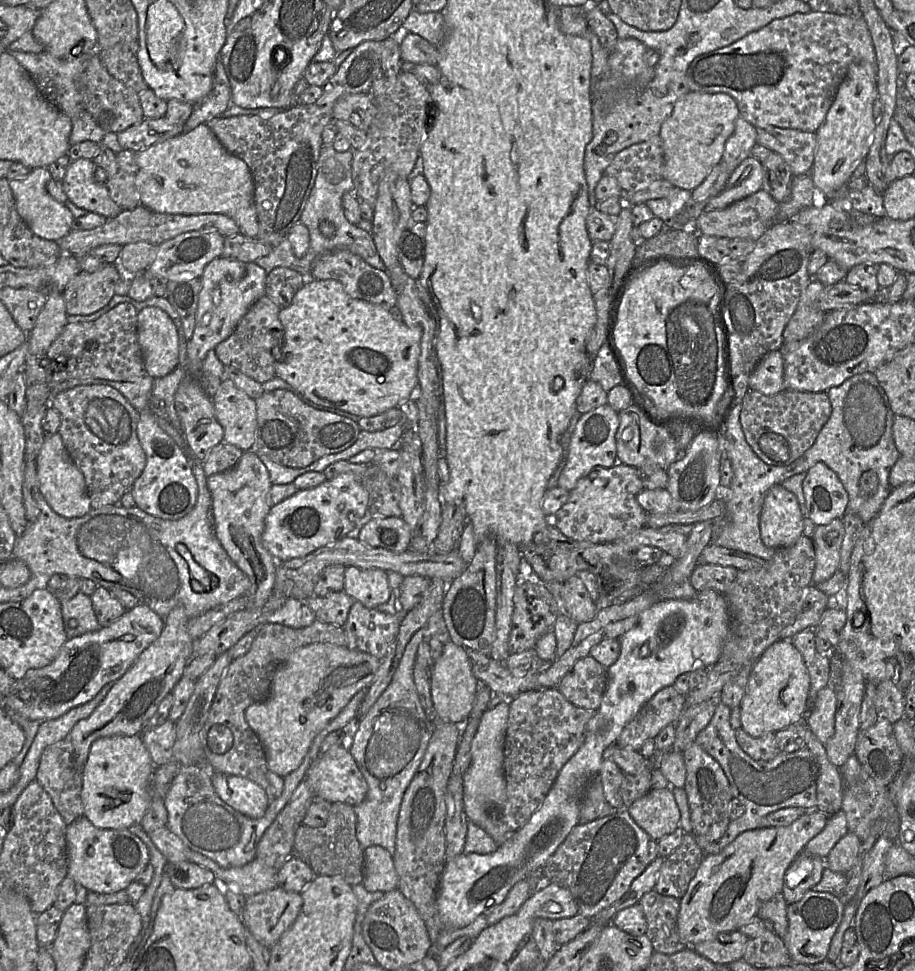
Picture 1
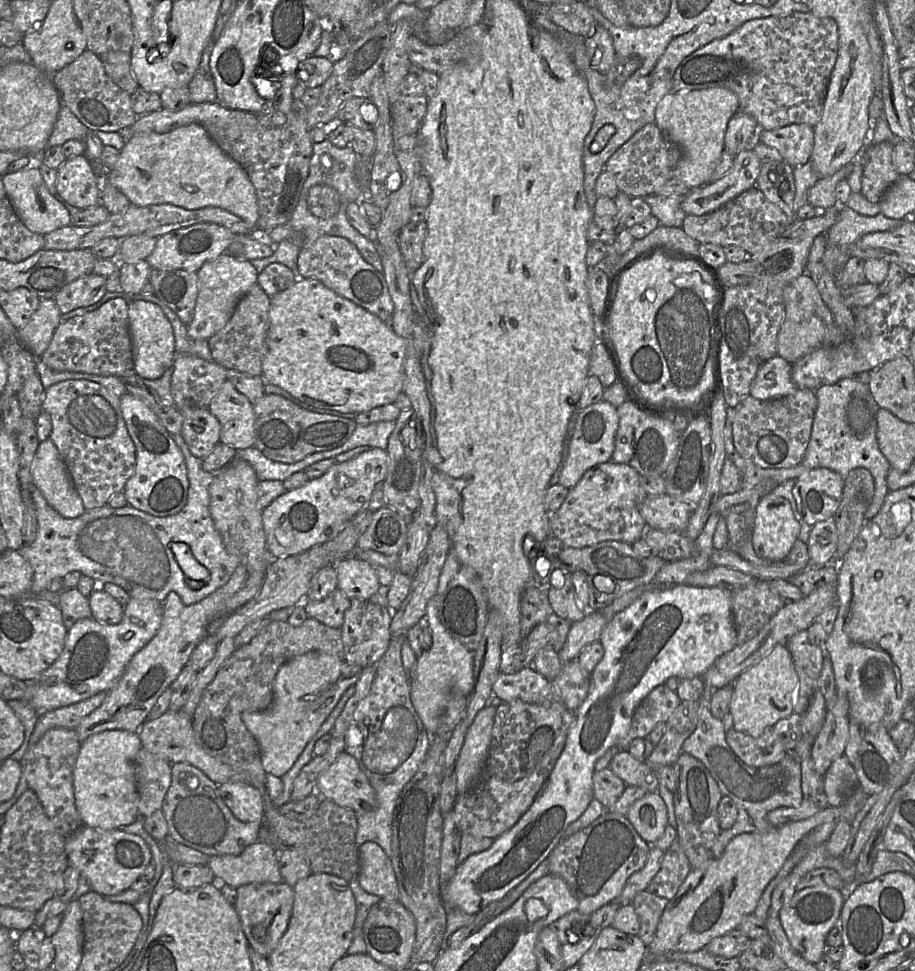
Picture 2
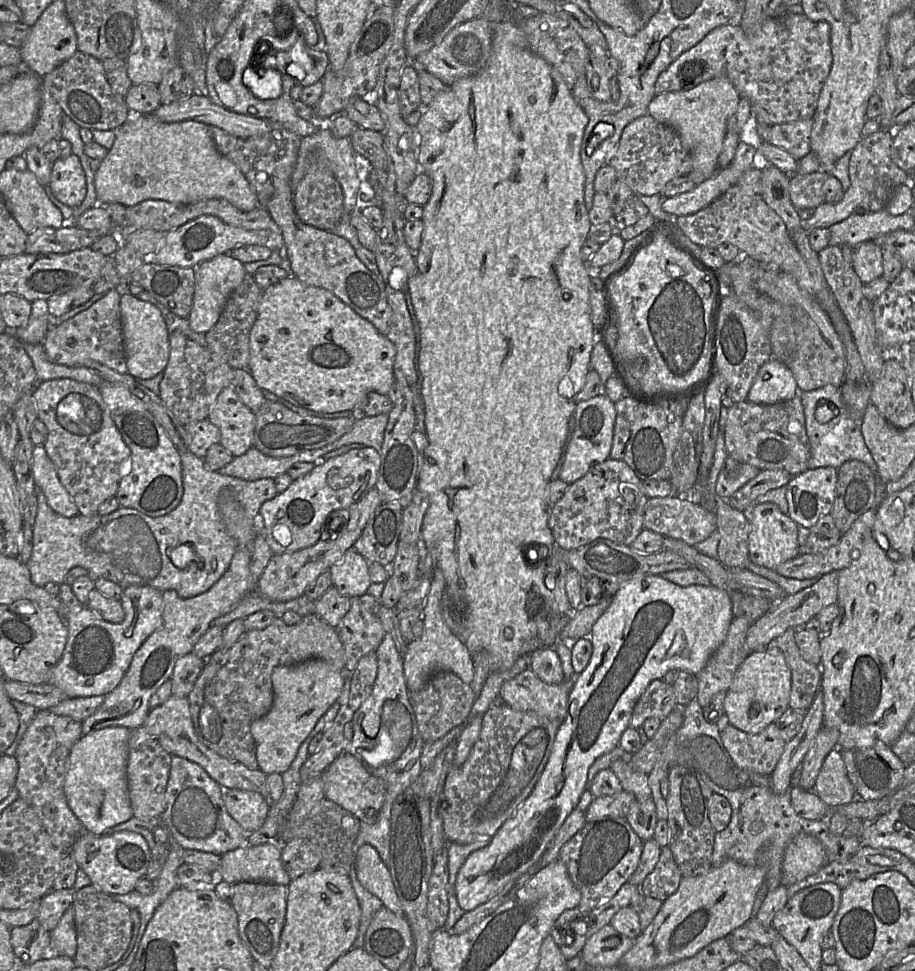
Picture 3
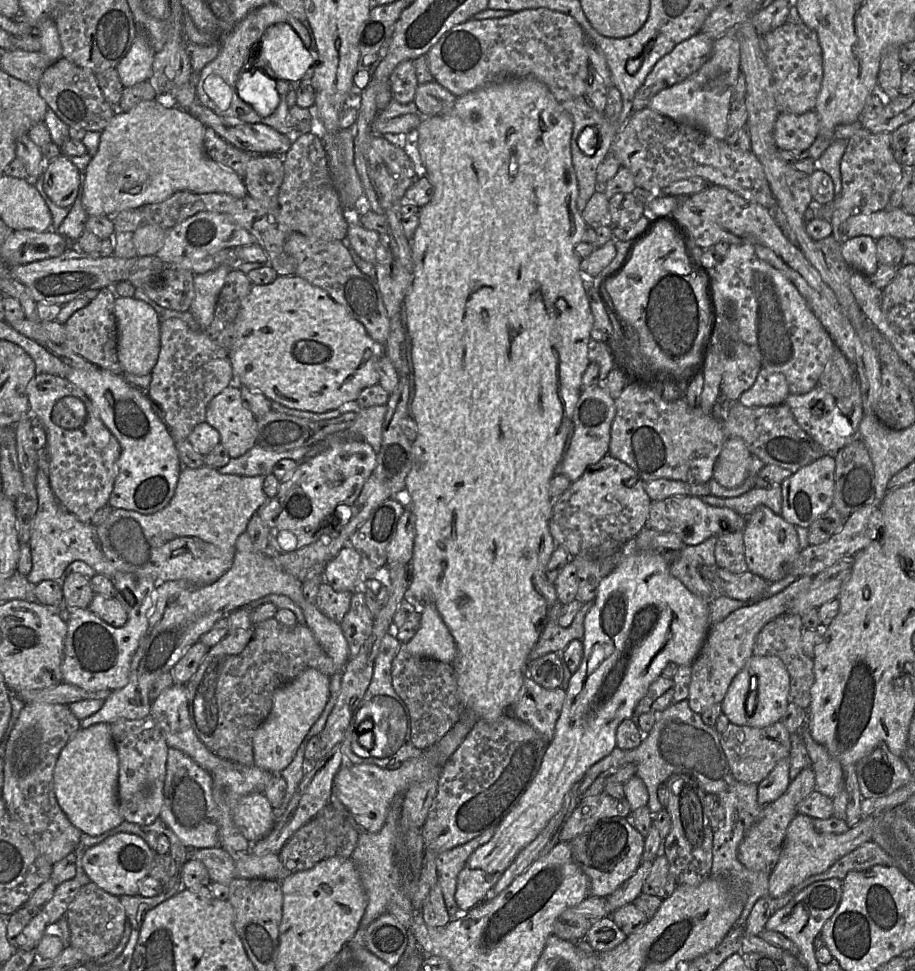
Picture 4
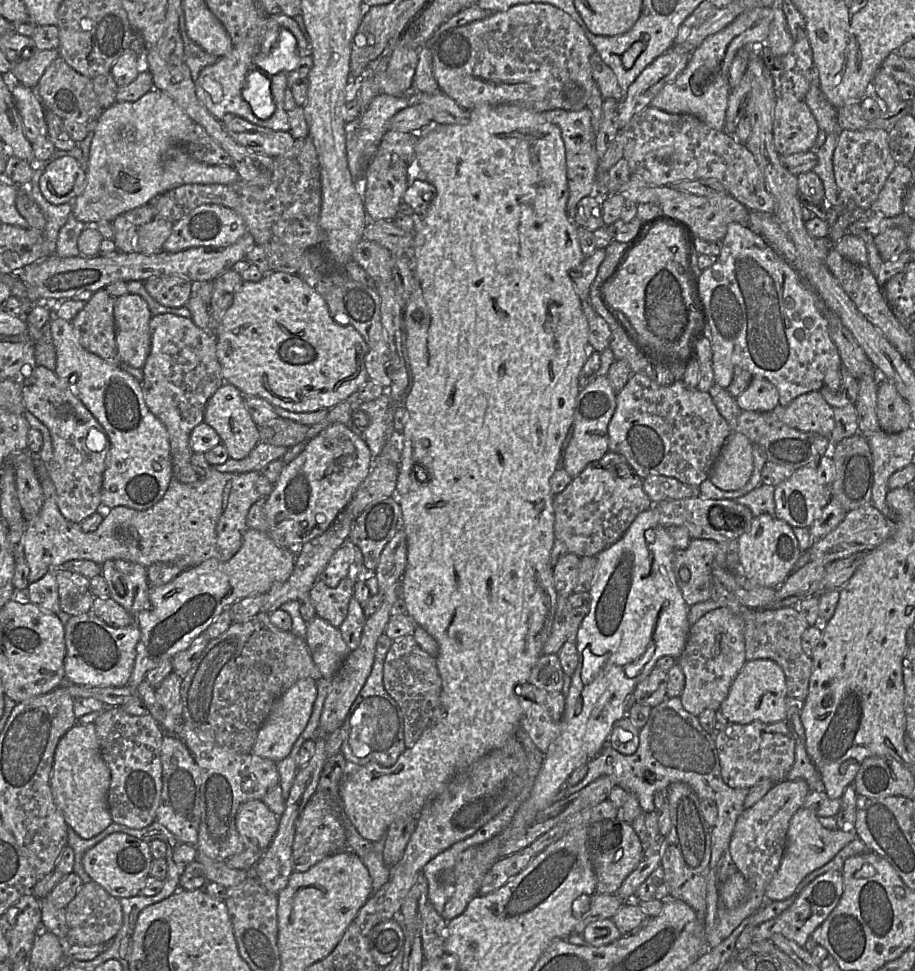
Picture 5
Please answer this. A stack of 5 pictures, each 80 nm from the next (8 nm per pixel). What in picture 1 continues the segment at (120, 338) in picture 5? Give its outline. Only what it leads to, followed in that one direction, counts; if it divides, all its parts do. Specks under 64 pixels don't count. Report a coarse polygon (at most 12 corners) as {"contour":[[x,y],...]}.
{"contour":[[160,308],[138,311],[146,376],[178,367],[177,329]]}

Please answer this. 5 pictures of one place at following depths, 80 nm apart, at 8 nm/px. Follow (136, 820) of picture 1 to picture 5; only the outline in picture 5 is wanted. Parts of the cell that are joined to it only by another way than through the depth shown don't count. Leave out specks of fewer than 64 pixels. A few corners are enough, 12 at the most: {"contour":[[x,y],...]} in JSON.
{"contour":[[94,723],[57,744],[50,788],[66,824],[92,838],[113,823],[110,770]]}

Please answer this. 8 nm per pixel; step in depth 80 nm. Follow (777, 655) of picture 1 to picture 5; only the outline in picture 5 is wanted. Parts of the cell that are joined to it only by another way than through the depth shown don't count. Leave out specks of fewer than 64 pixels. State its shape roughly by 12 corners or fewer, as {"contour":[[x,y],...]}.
{"contour":[[747,661],[720,712],[729,723],[786,722],[783,669]]}

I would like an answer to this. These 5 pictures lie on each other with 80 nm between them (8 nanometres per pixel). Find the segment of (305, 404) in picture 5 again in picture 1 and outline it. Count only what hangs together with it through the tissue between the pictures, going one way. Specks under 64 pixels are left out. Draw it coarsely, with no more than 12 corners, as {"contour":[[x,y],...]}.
{"contour":[[305,283],[275,377],[370,417],[418,385],[422,329]]}

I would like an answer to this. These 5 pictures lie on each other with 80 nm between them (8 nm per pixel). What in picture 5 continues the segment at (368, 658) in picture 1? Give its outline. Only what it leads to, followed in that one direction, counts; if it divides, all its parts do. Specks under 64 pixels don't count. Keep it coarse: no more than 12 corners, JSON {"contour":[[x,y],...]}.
{"contour":[[298,680],[274,703],[252,753],[286,758],[308,724],[316,680]]}

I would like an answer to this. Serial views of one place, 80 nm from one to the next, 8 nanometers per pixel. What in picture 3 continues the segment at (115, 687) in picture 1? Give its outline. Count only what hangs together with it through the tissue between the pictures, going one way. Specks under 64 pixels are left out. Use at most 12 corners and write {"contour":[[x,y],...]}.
{"contour":[[238,547],[206,592],[162,592],[162,624],[82,734],[135,729],[176,662],[252,590]]}

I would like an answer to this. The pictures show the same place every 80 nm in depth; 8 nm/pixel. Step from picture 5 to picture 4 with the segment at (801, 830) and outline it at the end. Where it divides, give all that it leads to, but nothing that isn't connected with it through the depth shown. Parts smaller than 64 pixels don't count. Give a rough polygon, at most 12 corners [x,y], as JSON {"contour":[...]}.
{"contour":[[812,817],[790,822],[769,896],[782,897],[827,870],[873,834],[863,818],[841,834]]}

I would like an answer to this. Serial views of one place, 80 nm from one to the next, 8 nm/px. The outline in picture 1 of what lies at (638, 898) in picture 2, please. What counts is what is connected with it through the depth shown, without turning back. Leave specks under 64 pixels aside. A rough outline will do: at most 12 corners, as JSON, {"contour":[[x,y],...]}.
{"contour":[[652,890],[638,904],[654,952],[687,948],[677,930],[678,898]]}

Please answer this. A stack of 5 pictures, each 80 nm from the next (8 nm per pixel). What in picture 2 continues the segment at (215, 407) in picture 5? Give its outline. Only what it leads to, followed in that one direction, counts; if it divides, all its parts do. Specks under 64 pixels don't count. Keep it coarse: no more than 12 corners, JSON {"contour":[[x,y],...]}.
{"contour":[[226,380],[209,411],[220,442],[254,446],[253,404]]}

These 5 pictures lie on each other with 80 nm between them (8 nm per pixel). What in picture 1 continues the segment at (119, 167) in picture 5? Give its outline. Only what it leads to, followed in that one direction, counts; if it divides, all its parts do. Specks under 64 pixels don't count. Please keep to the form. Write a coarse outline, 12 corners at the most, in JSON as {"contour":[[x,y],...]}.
{"contour":[[205,123],[138,151],[140,205],[258,237],[250,169]]}

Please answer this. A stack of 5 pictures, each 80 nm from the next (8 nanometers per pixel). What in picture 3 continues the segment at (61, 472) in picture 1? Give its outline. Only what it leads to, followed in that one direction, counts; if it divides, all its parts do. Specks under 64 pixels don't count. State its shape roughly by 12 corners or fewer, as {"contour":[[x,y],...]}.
{"contour":[[44,445],[34,447],[32,472],[48,505],[64,517],[79,514]]}

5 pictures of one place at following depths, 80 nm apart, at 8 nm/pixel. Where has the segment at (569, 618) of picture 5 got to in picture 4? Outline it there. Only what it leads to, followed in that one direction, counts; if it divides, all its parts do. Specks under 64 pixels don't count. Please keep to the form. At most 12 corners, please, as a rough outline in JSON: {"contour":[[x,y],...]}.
{"contour":[[594,601],[584,603],[571,624],[558,625],[562,605],[552,608],[530,663],[550,652],[561,653],[582,640],[584,620]]}

